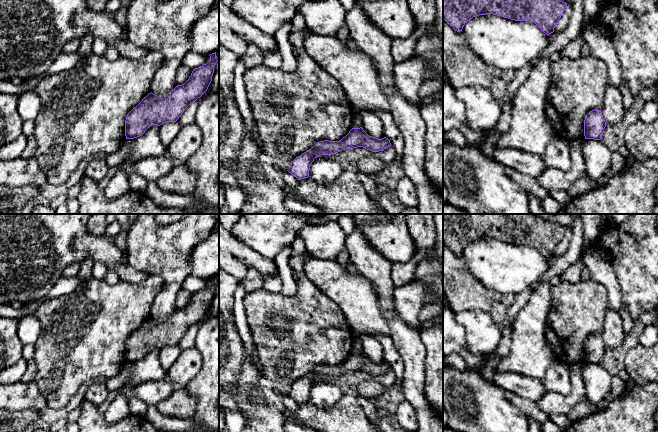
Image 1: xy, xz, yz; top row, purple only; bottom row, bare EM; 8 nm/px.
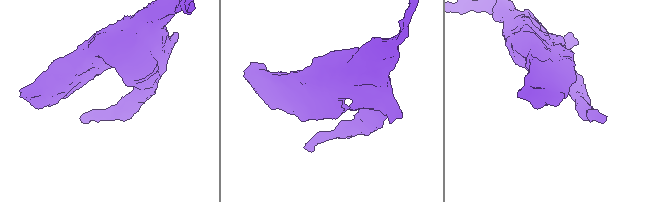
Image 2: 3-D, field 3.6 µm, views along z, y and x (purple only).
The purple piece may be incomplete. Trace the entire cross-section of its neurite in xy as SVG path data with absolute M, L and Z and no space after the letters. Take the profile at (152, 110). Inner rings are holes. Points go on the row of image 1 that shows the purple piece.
M216 52L209 56L210 60L206 64L193 69L189 79L184 84L177 85L164 98L159 98L152 92L144 97L126 116L126 139L141 136L152 125L176 122L184 110L208 89L219 60Z

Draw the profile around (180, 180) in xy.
M184 164L174 167L168 174L154 182L166 192L191 195L196 187L196 175Z

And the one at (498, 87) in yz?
M495 78L489 89L494 95L495 100L499 103L500 107L503 108L507 83L502 78Z

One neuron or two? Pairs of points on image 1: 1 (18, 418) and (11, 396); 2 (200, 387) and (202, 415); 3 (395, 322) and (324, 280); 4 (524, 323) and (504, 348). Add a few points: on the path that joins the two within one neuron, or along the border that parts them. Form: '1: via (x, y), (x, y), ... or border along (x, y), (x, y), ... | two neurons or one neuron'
1: border along (10, 409), (37, 409), (40, 411) | two neurons
2: via (202, 394), (202, 408) | one neuron
3: border along (375, 292), (381, 314), (387, 321), (389, 334) | two neurons
4: border along (516, 317), (513, 323), (510, 351), (502, 358) | two neurons

